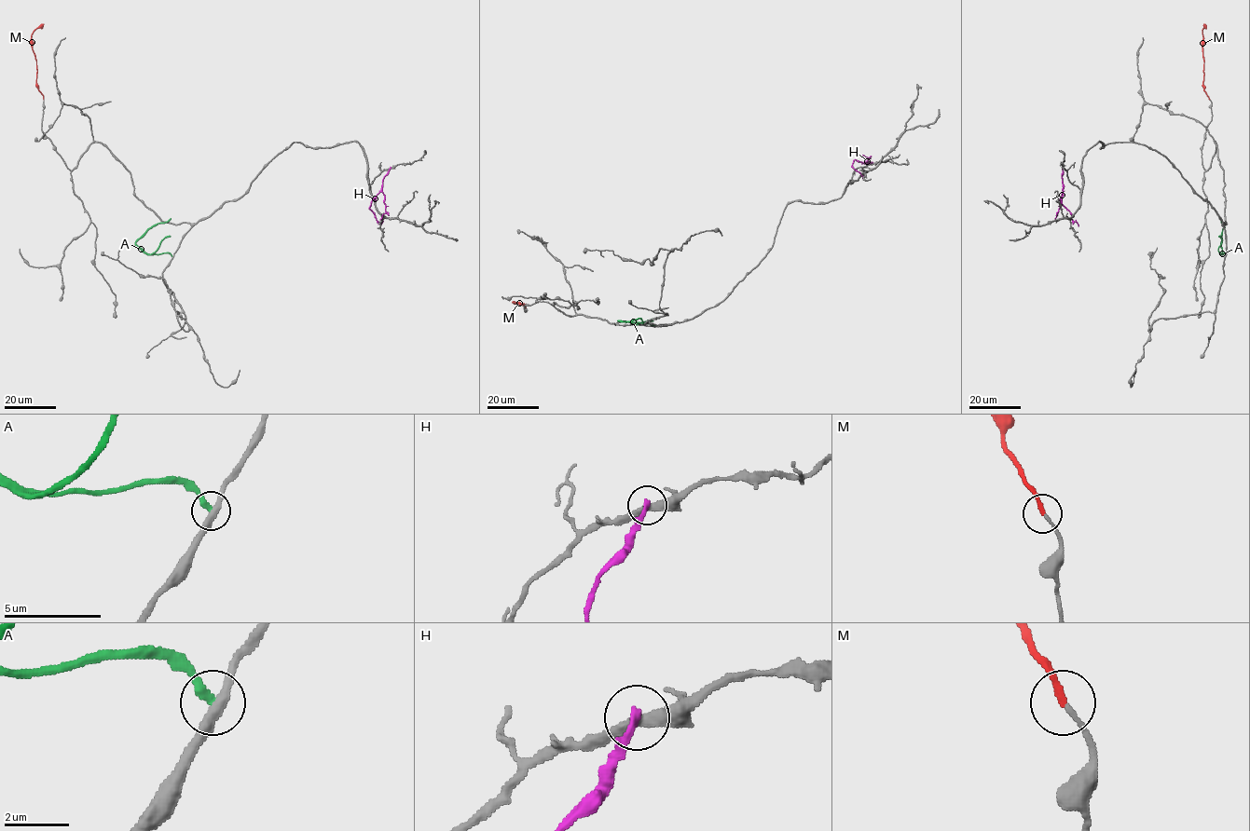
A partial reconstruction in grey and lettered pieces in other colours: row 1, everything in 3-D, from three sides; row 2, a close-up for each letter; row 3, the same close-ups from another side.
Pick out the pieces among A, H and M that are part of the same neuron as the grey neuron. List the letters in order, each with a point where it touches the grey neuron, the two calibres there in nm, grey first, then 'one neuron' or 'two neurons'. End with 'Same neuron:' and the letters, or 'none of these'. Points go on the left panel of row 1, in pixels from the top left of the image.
A: (172, 256) | 300/280 nm | two neurons
H: (391, 168) | 320/240 nm | two neurons
M: (44, 99) | 150/200 nm | one neuron
Same neuron: M

